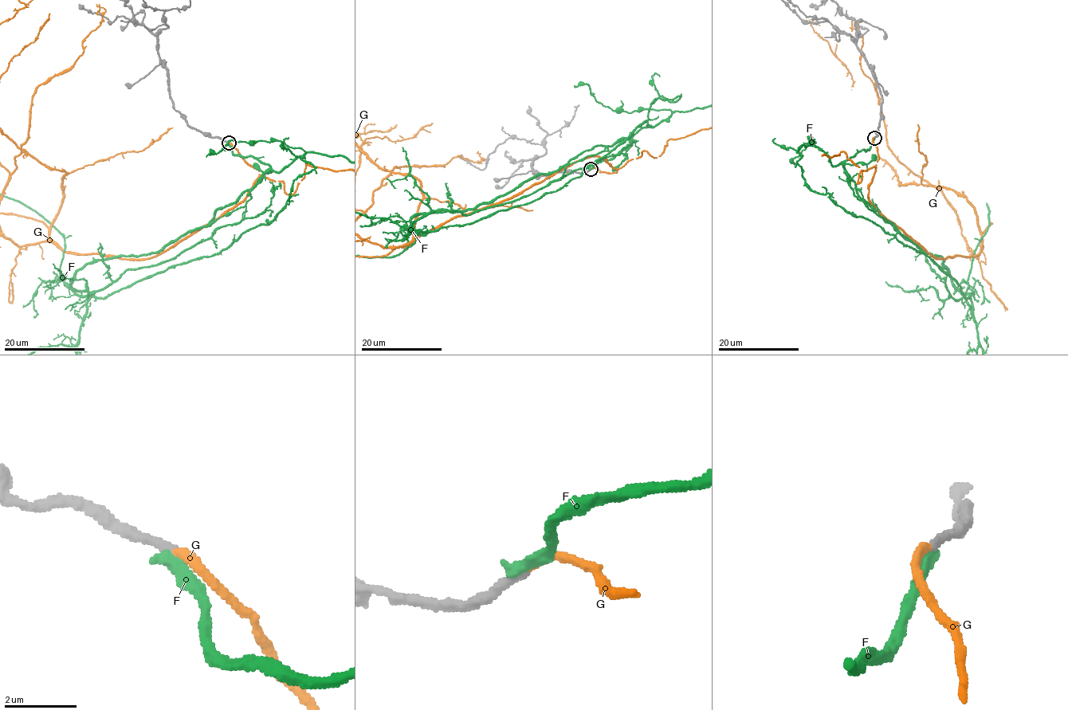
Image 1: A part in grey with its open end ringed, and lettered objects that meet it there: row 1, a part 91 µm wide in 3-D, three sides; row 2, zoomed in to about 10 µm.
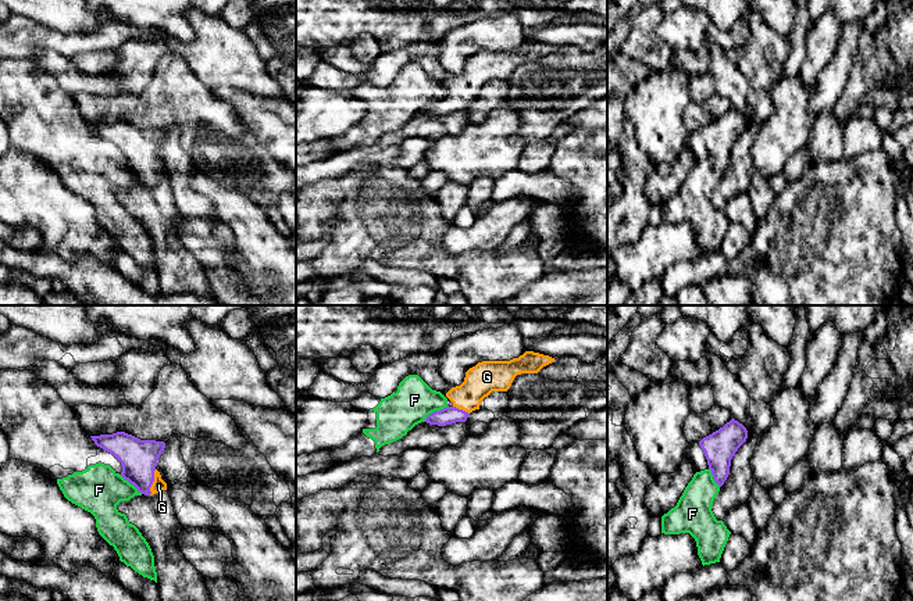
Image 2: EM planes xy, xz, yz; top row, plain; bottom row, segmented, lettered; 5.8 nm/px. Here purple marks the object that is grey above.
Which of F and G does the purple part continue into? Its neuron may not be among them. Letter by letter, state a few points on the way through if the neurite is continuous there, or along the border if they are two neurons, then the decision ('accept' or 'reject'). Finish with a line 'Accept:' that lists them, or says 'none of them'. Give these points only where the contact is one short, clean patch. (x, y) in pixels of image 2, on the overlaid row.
F: border xz (448, 405), (432, 411), (423, 421); reject
G: way xy (138, 458), (139, 467), (153, 480), (159, 485); accept
Accept: G

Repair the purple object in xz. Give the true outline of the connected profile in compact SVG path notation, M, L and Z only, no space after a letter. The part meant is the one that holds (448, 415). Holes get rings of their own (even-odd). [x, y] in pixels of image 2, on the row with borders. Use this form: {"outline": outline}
{"outline": "M525 351L510 361L478 362L466 372L460 386L452 387L446 393L453 405L429 414L424 422L438 426L466 422L492 391L507 391L517 375L538 373L552 362L554 358L534 351Z"}

